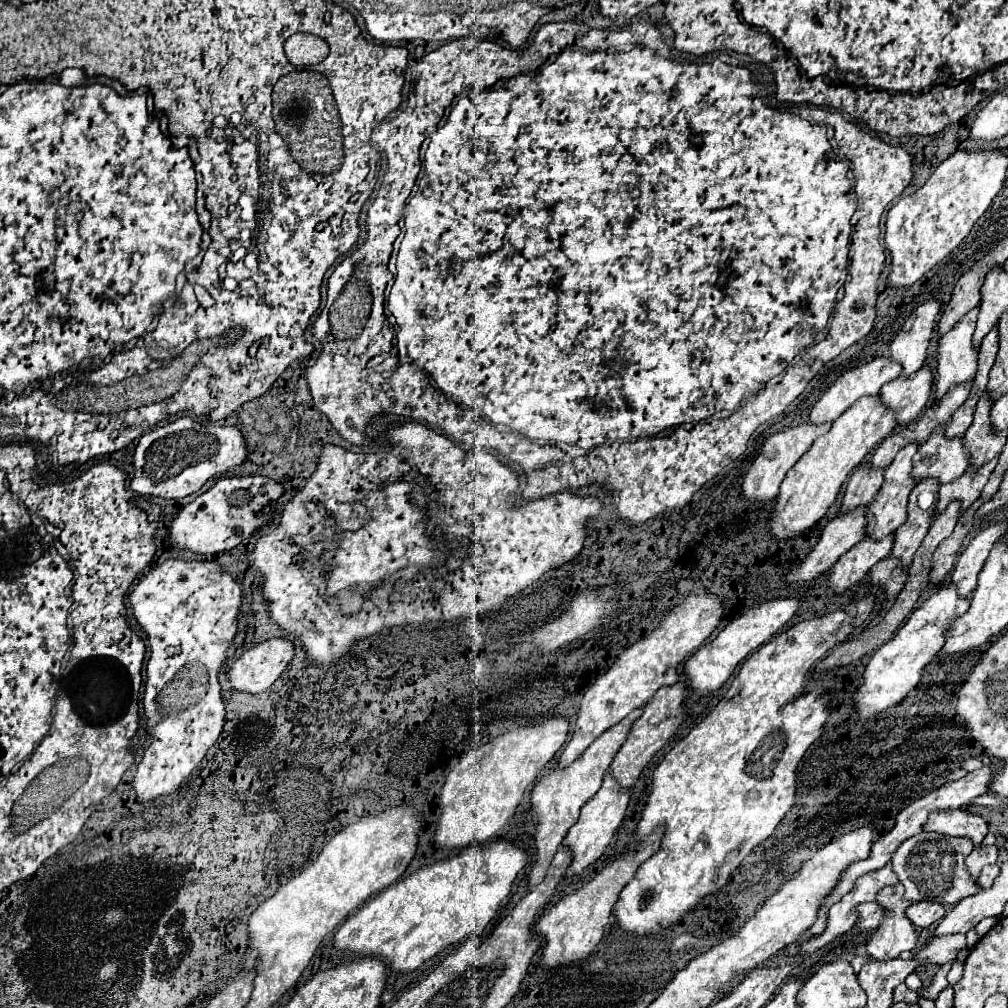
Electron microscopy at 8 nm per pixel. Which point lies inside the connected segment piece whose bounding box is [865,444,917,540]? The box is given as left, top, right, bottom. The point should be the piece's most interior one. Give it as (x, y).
(888, 511)

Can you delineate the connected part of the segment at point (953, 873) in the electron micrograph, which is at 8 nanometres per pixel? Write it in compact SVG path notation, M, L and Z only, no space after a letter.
M921 832L913 838L907 838L891 858L893 872L905 886L905 898L911 902L927 900L941 906L953 906L961 898L977 894L979 884L965 866L965 858L971 850L973 842L969 838L949 838L937 832Z

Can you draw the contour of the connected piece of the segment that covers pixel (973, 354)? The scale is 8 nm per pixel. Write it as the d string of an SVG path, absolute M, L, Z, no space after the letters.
M977 308L971 310L969 314L965 314L939 340L935 402L939 402L949 392L949 388L953 388L957 384L973 382L973 378L975 378L977 350L971 346L975 320L977 320Z

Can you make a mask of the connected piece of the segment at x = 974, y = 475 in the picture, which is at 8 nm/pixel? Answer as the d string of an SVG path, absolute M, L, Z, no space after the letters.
M993 458L993 462L987 462L985 466L981 466L981 468L977 468L977 470L971 470L971 468L969 468L961 478L957 478L957 480L953 480L953 482L949 482L949 484L943 484L943 486L939 488L937 510L935 510L933 516L941 514L953 500L959 500L959 502L961 502L959 514L961 514L965 508L969 508L969 506L979 498L979 494L981 494L983 486L987 484L987 480L989 480L995 464L997 464L997 458Z

